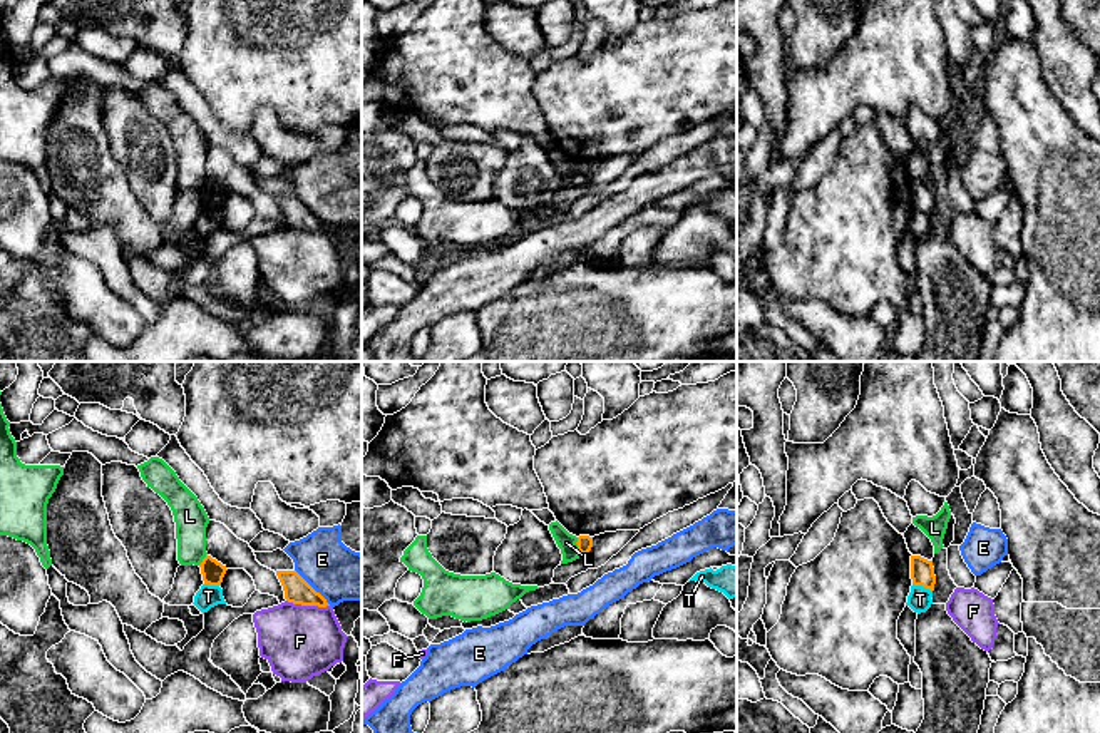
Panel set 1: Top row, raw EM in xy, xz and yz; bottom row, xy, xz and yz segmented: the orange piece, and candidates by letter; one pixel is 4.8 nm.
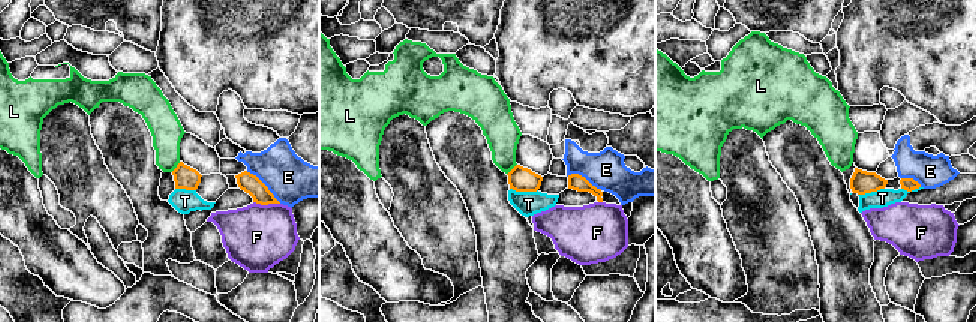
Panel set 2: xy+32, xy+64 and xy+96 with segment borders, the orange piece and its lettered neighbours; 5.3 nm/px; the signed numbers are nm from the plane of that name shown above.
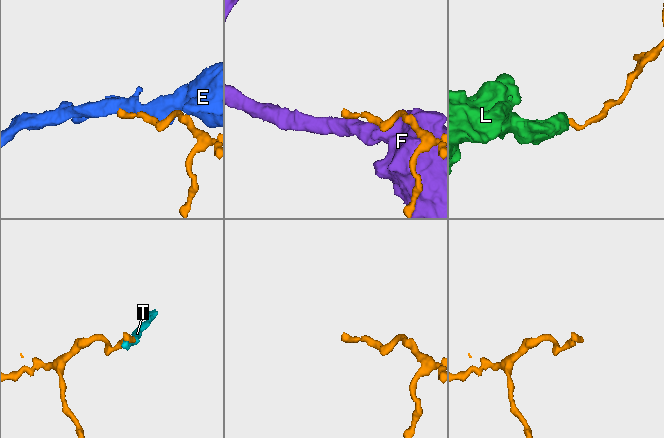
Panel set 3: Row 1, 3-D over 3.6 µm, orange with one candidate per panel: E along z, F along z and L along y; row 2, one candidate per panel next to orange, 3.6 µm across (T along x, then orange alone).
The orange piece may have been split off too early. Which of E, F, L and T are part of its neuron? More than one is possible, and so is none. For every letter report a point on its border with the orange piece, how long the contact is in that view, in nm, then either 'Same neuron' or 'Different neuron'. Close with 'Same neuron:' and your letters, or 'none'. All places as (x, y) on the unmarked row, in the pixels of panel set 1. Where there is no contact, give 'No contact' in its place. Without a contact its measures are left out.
E: Touches orange at xy (312, 213). Shared border 240 nm. Different neuron
F: Touches orange at xy (308, 230). Shared border 220 nm. Different neuron
L: Touches orange at xz (578, 171). Shared border 90 nm. Different neuron
T: Touches orange at yz (923, 211). Shared border 100 nm. Different neuron
Same neuron: none

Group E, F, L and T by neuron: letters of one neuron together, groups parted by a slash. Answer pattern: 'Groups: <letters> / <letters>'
Groups: E / F / L / T

